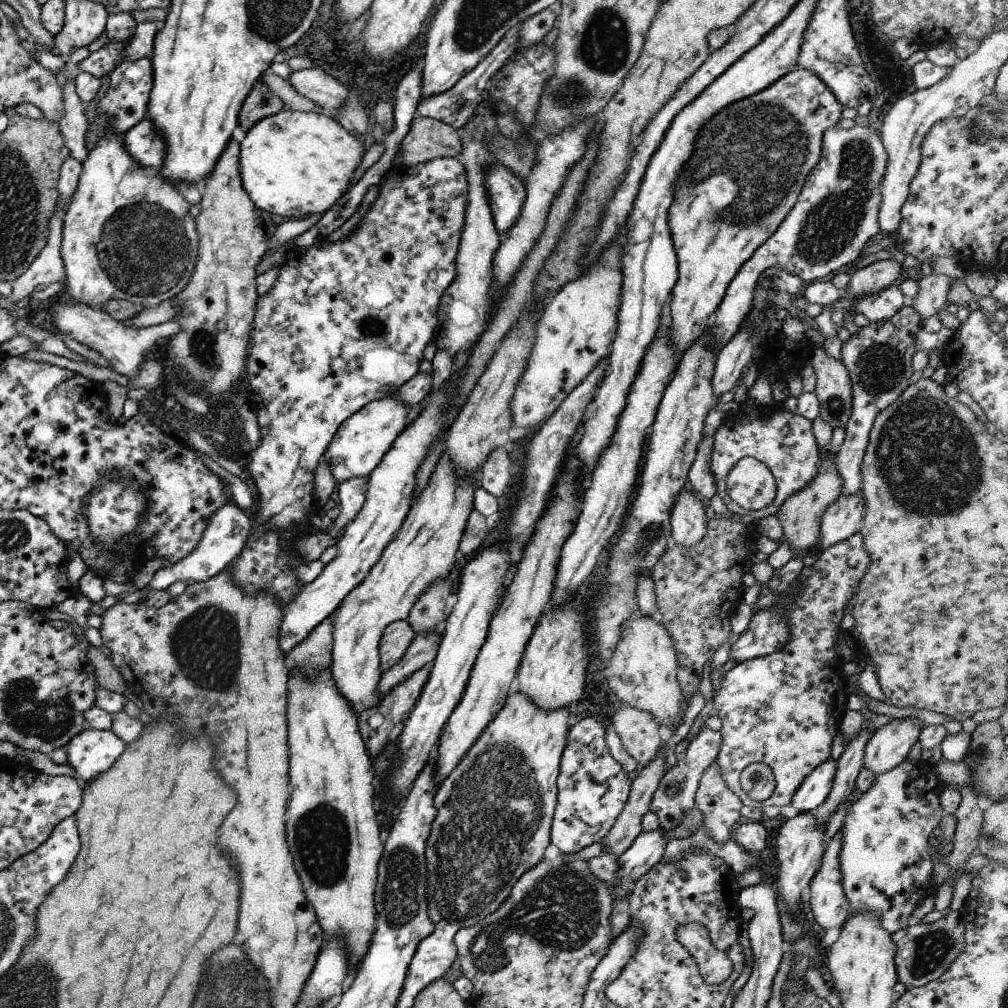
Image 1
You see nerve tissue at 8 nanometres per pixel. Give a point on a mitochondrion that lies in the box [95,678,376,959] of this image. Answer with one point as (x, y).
(320, 838)

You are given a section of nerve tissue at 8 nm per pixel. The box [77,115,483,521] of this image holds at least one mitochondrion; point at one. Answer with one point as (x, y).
(143, 250)

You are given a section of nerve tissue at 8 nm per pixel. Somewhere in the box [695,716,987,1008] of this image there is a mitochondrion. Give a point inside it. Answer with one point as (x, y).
(931, 949)

